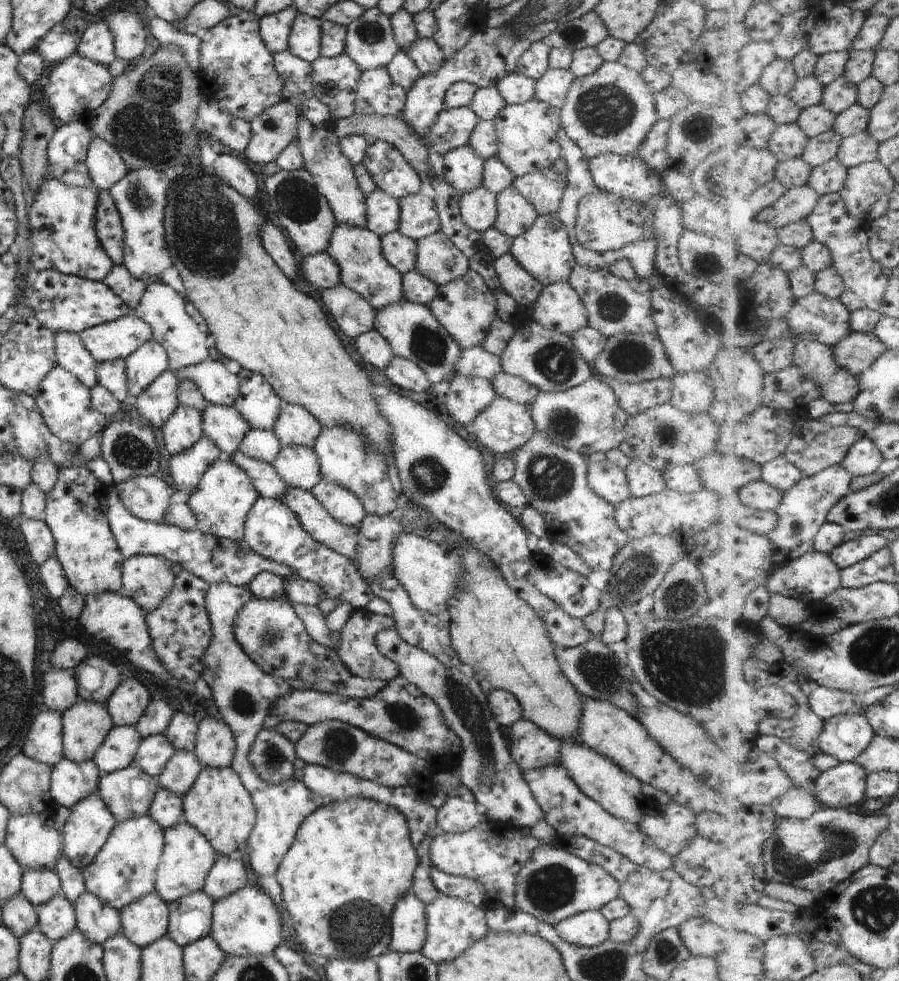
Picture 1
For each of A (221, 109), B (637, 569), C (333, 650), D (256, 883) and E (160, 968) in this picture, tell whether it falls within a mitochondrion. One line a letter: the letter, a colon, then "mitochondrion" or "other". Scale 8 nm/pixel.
A: other
B: mitochondrion
C: other
D: other
E: other

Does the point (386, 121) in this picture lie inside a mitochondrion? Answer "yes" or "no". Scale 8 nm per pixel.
no

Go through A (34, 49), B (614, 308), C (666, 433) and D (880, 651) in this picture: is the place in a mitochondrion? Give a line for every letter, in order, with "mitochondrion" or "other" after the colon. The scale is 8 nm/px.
A: other
B: mitochondrion
C: mitochondrion
D: mitochondrion

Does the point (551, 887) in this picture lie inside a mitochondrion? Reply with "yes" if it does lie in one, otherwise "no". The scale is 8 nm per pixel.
yes

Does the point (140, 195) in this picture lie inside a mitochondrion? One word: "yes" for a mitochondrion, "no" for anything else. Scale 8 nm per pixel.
yes

